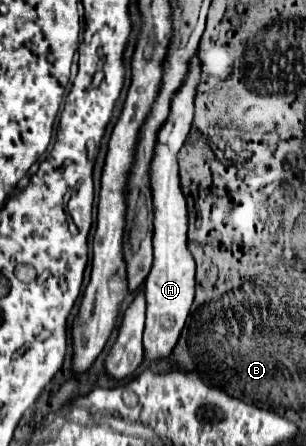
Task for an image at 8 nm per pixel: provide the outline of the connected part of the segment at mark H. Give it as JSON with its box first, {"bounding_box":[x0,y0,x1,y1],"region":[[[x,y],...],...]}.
{"bounding_box":[143,54,201,360],"region":[[[199,54],[189,62],[189,74],[181,84],[181,90],[173,94],[171,112],[157,132],[155,152],[149,166],[149,182],[153,194],[153,266],[145,280],[145,296],[147,296],[147,322],[143,332],[143,356],[145,360],[161,360],[173,352],[177,338],[185,326],[189,316],[193,294],[195,294],[195,262],[187,248],[187,200],[179,182],[179,166],[177,154],[185,144],[185,138],[191,130],[193,114],[195,114],[195,94],[201,76]]]}

